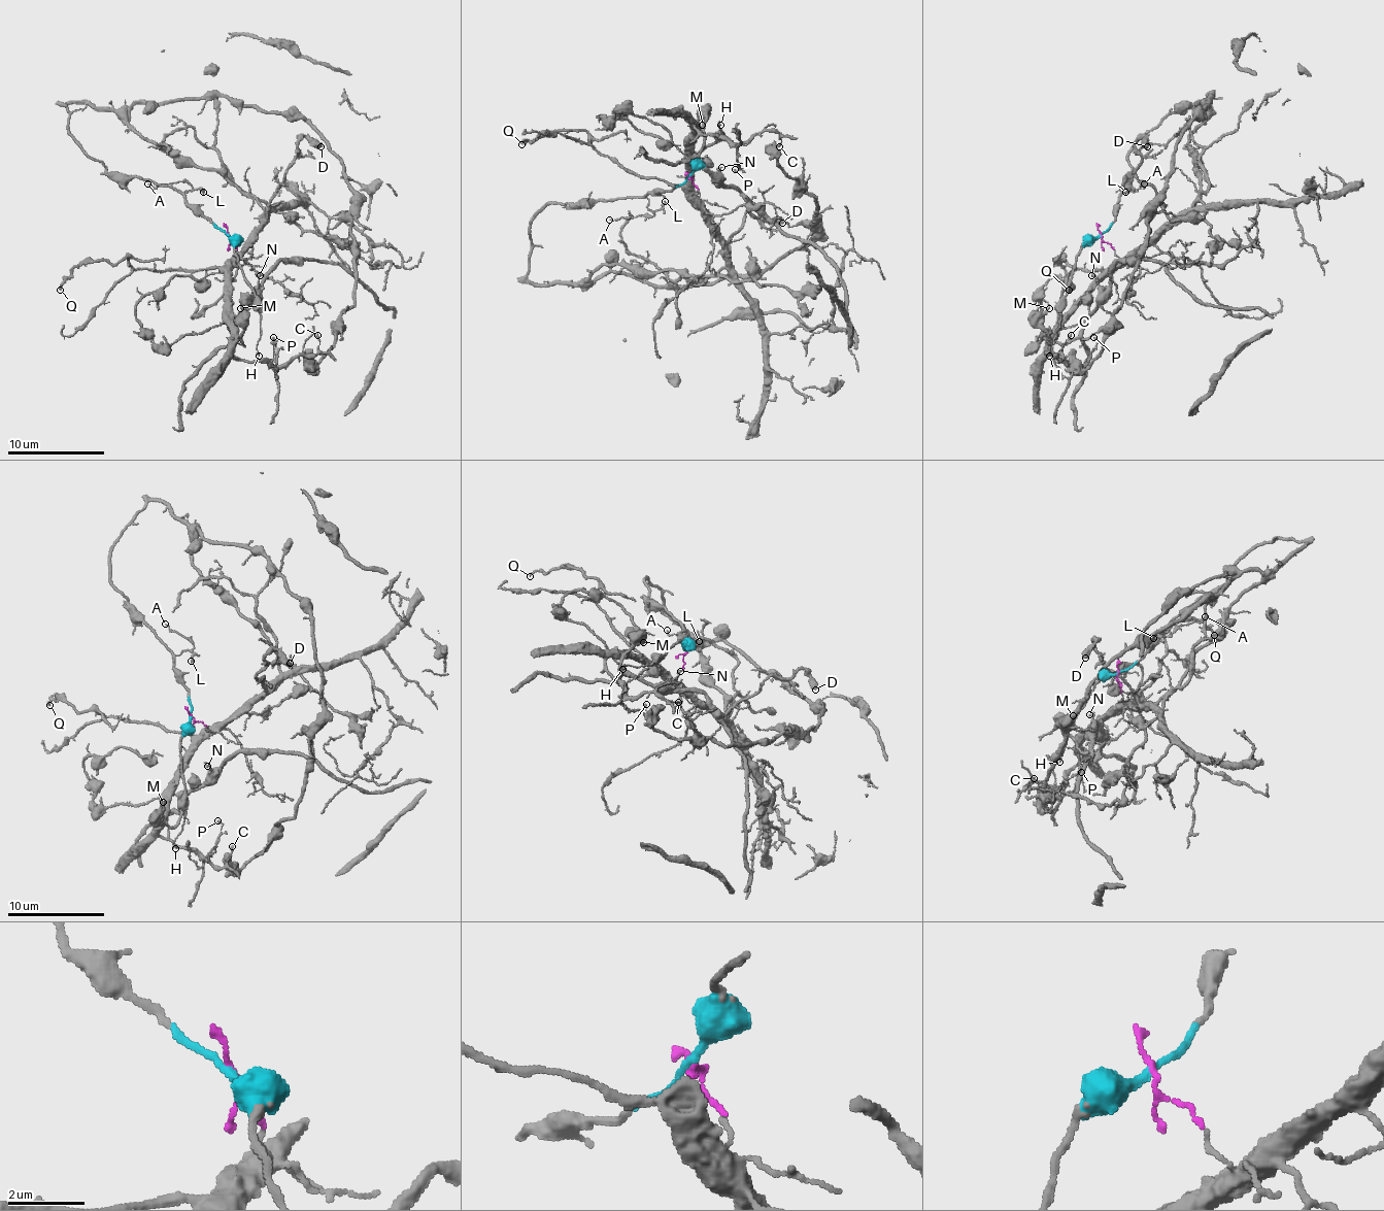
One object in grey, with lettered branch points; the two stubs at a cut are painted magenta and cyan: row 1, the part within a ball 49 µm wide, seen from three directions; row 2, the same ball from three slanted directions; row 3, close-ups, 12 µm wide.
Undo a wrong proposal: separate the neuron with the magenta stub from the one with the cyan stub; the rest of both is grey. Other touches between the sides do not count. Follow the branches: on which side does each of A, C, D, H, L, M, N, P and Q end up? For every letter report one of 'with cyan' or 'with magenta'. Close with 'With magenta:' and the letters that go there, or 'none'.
A: with cyan
C: with magenta
D: with magenta
H: with cyan
L: with cyan
M: with magenta
N: with magenta
P: with magenta
Q: with magenta
With magenta: C, D, M, N, P, Q

